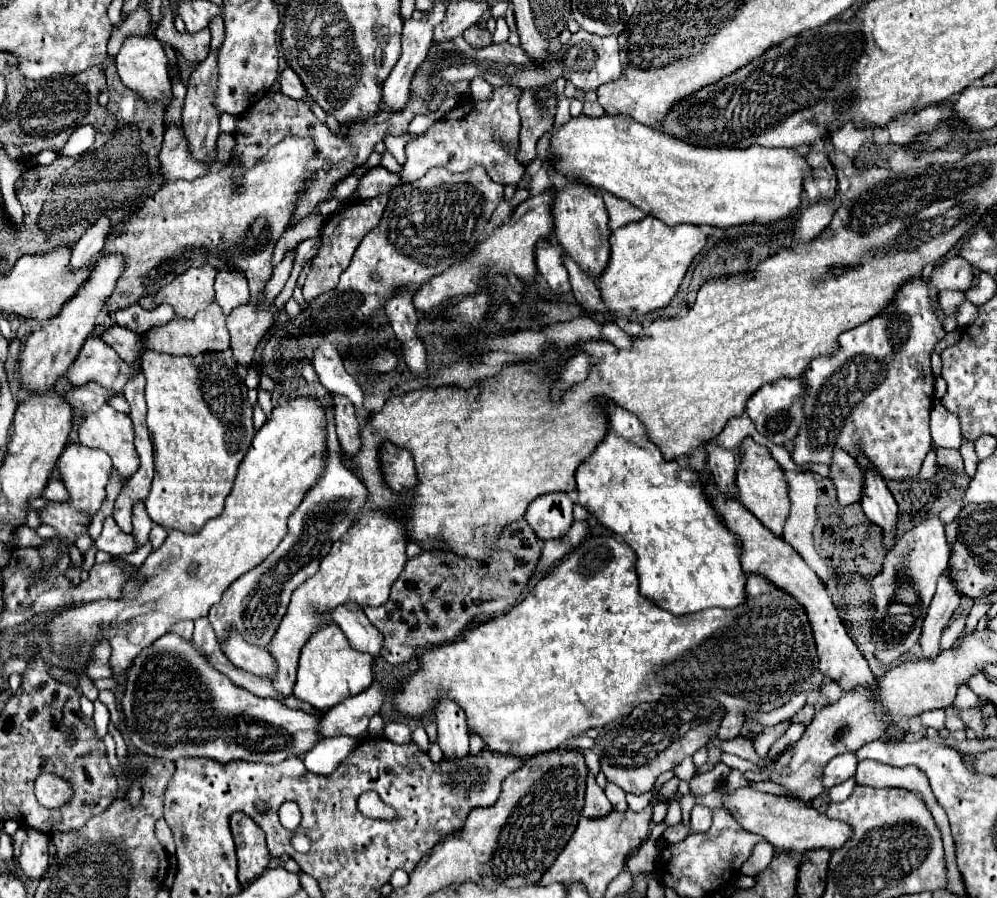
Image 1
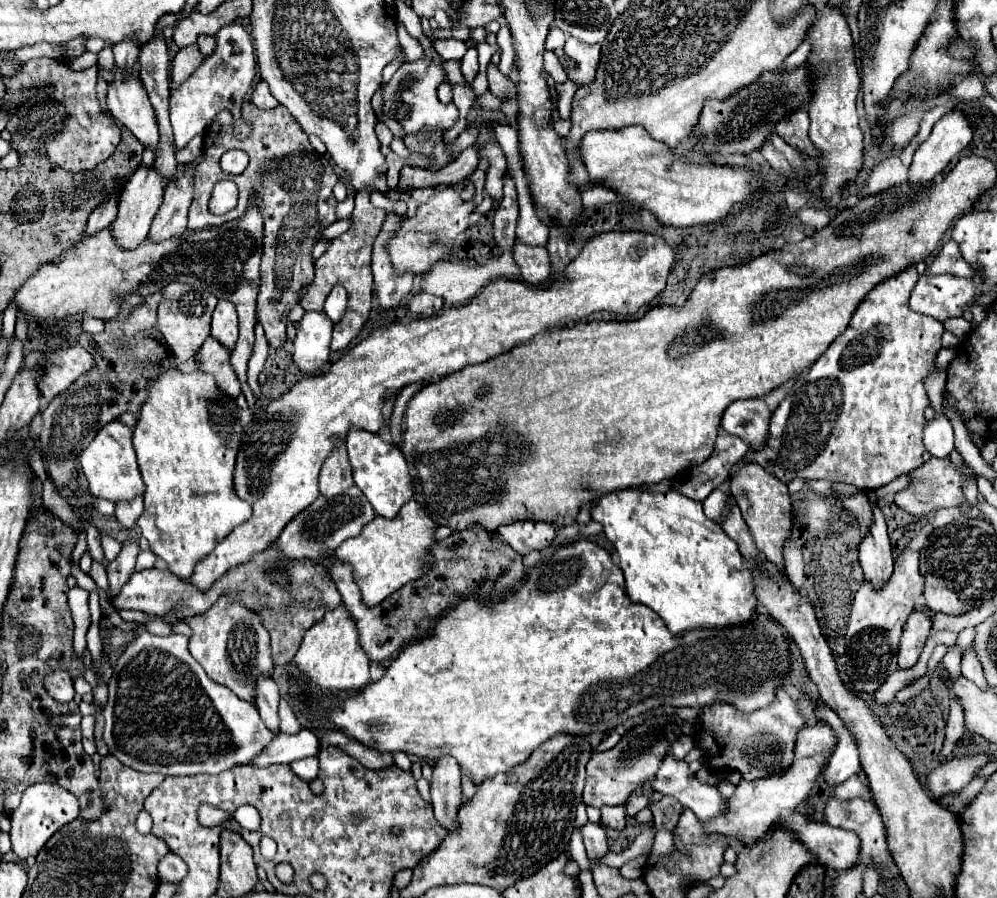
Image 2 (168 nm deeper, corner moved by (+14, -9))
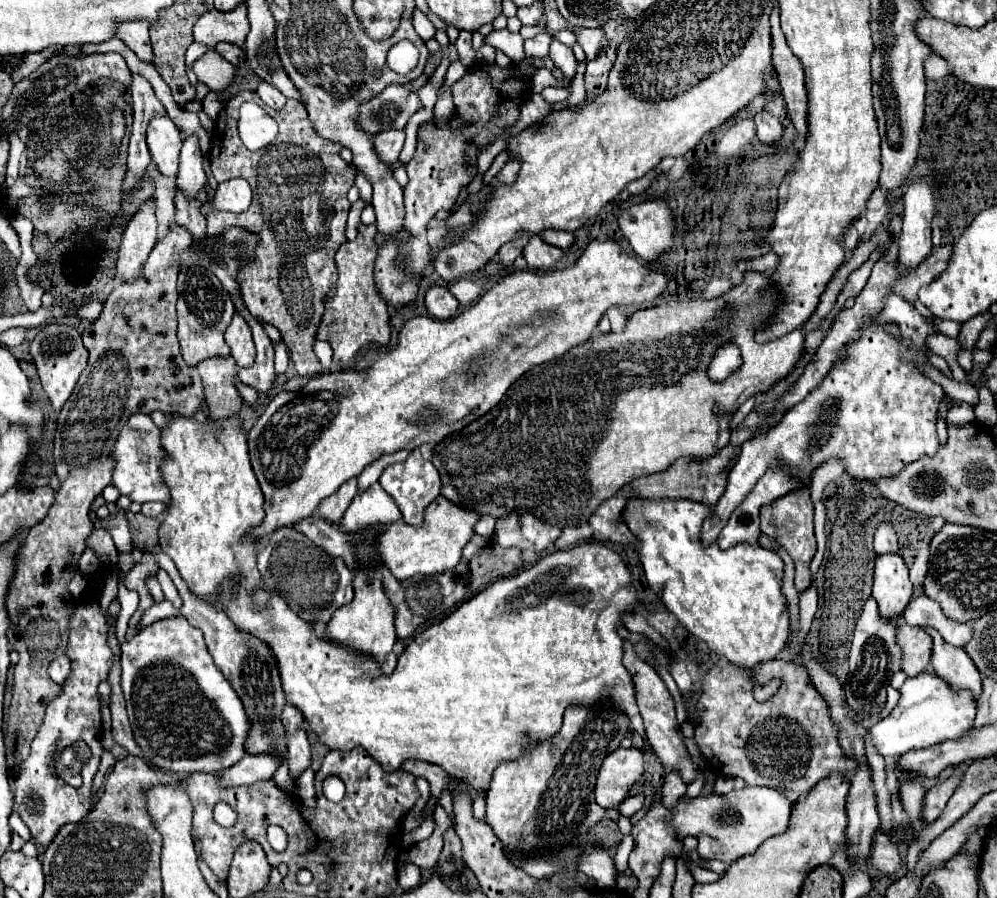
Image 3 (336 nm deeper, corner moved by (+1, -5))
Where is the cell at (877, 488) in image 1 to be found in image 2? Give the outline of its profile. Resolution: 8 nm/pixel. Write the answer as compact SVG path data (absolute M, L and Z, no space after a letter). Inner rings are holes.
M873 508L875 522L871 526L869 536L859 544L859 562L865 574L865 580L879 590L893 574L893 552L887 536L887 526L881 510Z

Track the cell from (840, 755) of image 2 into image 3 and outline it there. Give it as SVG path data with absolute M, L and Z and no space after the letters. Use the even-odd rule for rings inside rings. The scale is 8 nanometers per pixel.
M922 672L914 678L908 678L900 688L902 698L892 714L868 730L872 746L882 758L898 758L910 750L932 746L950 738L962 736L976 716L976 700L968 692L954 692L944 680L936 674Z

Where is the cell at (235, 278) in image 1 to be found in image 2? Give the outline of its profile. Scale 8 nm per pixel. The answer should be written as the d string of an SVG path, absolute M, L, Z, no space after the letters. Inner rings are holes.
M219 300L215 312L213 312L213 322L211 322L211 336L223 344L227 350L233 350L237 344L239 328L237 328L237 314L235 306L231 302Z

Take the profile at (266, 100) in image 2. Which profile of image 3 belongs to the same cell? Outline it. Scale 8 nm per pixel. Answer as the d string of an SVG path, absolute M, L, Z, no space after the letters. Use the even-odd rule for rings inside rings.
M260 82L256 94L264 100L264 104L268 104L274 110L280 110L286 104L286 96L282 96L282 92L274 86L270 86L268 82Z

